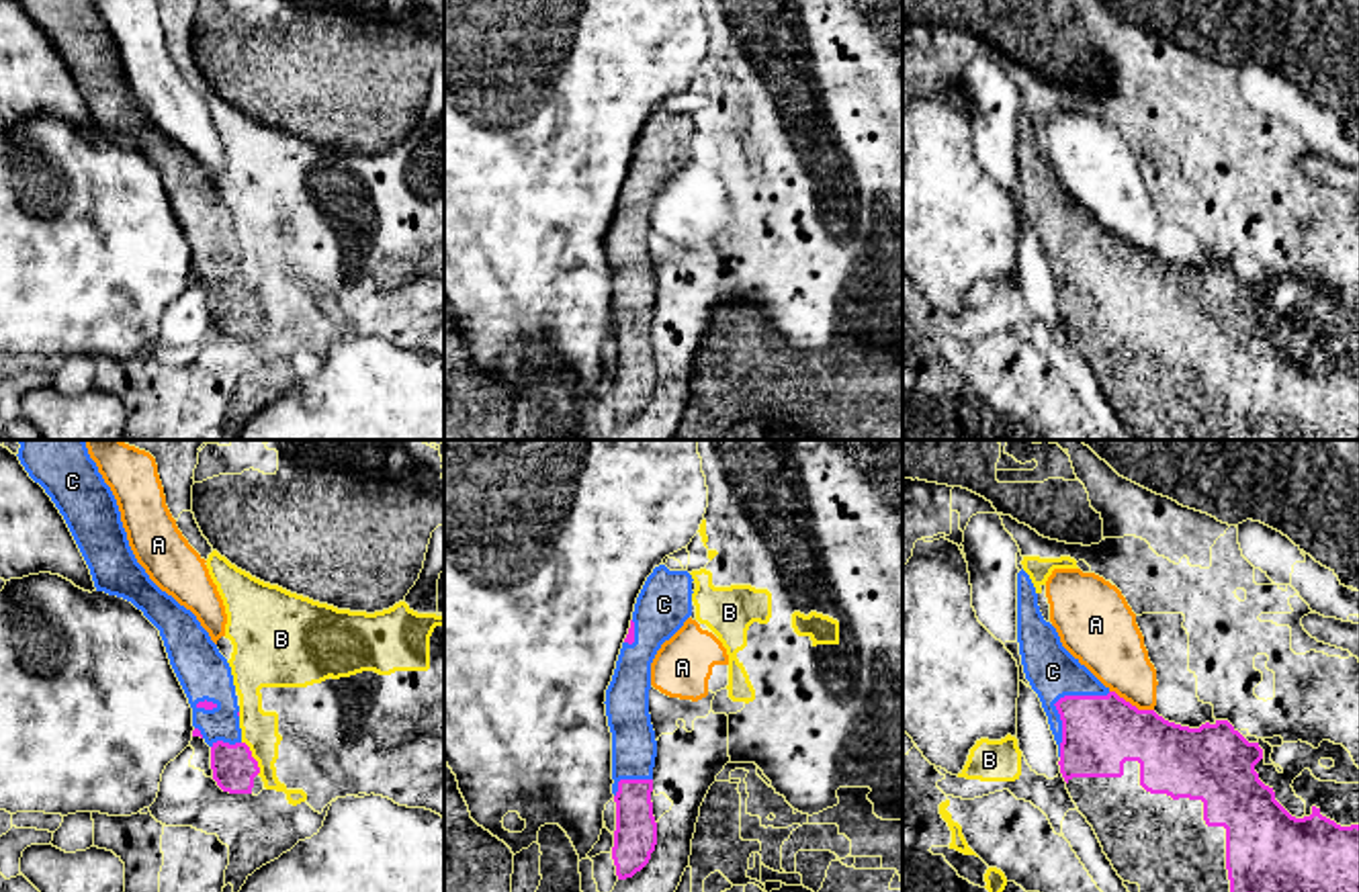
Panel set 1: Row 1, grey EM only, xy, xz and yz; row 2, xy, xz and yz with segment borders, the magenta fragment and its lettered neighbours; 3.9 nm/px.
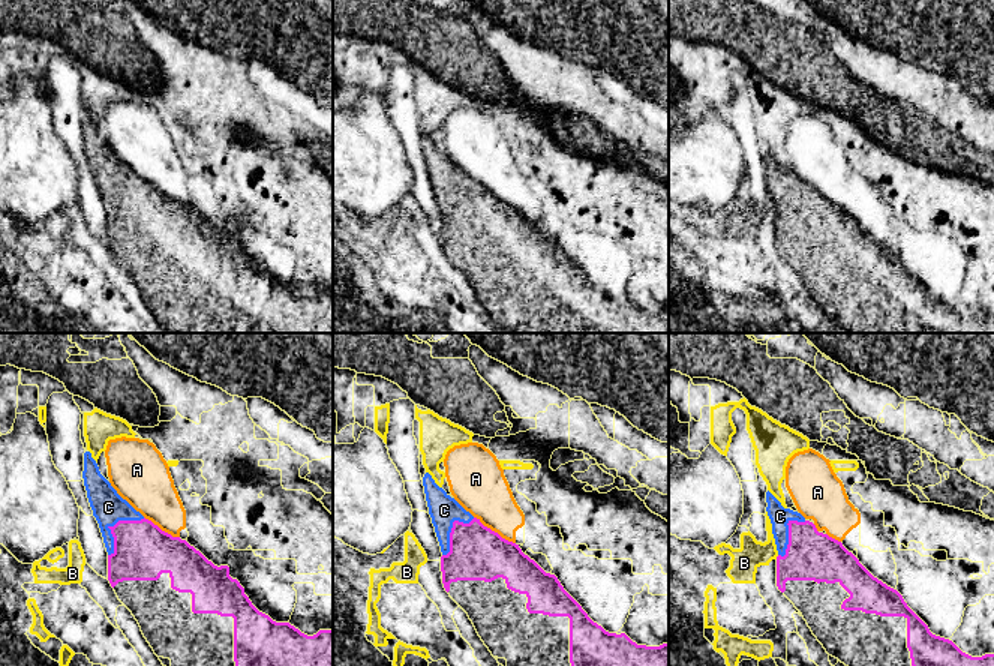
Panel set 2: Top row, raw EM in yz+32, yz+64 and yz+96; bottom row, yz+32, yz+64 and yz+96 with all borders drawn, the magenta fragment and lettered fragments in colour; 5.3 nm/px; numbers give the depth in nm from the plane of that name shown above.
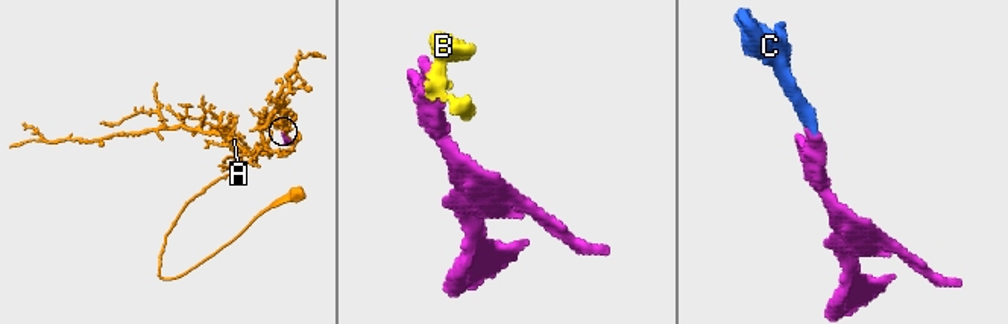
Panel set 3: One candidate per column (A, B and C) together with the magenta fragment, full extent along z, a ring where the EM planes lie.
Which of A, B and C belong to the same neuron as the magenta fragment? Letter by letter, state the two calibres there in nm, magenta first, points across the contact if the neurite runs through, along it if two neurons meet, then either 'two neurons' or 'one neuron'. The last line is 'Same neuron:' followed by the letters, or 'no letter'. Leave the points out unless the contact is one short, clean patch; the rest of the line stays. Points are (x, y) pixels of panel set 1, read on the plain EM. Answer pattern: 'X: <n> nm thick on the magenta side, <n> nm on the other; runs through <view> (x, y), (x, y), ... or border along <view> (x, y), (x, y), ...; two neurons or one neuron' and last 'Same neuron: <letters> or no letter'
A: 300 nm thick on the magenta side, 260 nm on the other; border along yz (1110, 232), (1138, 250), (1153, 252); two neurons
B: 170 nm thick on the magenta side, 140 nm on the other; two neurons
C: 300 nm thick on the magenta side, 200 nm on the other; one neuron
Same neuron: C

